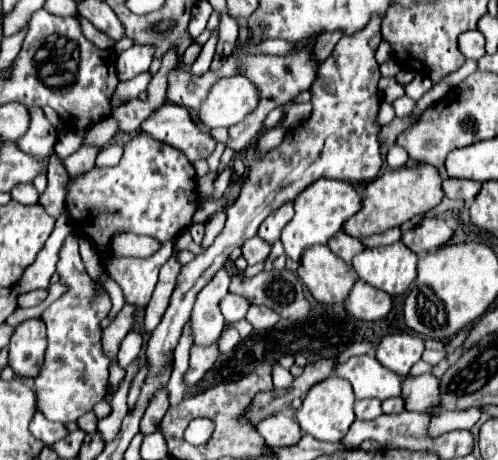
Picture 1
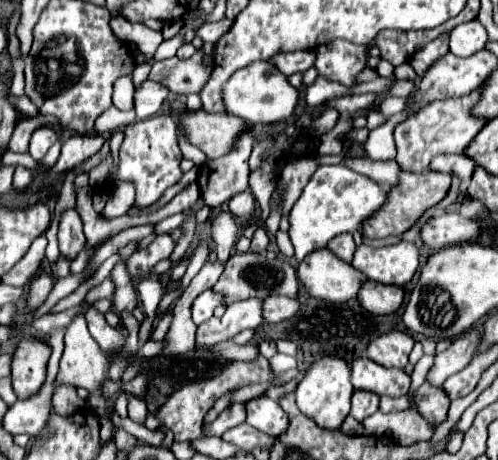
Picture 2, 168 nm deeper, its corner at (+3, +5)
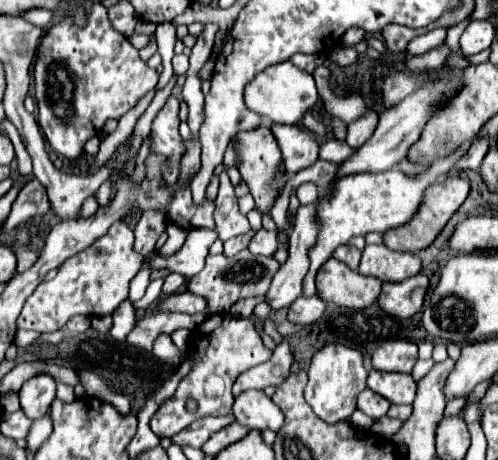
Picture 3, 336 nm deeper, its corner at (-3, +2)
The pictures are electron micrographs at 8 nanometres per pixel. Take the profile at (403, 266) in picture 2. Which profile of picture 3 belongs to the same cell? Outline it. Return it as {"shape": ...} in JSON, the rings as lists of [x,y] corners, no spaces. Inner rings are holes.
{"shape":[[[380,244],[380,246],[364,248],[358,272],[366,276],[374,276],[382,282],[402,282],[410,276],[420,274],[420,268],[422,268],[422,262],[416,254],[394,252],[384,244]]]}

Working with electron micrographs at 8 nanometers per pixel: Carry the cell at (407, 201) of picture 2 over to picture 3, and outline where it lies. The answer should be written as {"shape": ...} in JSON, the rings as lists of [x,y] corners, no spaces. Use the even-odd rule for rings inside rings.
{"shape":[[[450,176],[440,184],[428,186],[428,190],[424,192],[424,202],[420,202],[420,210],[416,212],[416,218],[412,218],[412,222],[406,222],[404,226],[396,226],[396,230],[388,230],[388,234],[384,234],[384,244],[392,250],[408,250],[408,252],[418,252],[430,246],[434,238],[440,234],[440,230],[444,228],[444,224],[466,200],[468,192],[470,192],[470,182],[468,178],[460,178],[460,176]]]}

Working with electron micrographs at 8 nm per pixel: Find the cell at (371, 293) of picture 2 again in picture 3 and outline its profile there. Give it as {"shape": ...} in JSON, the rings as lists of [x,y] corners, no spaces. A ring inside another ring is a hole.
{"shape":[[[416,274],[404,282],[384,282],[378,306],[392,316],[412,318],[422,308],[426,288],[428,278],[424,274]]]}

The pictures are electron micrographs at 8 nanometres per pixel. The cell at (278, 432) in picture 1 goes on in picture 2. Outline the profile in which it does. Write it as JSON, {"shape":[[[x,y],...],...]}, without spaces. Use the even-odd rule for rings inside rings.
{"shape":[[[248,399],[246,403],[246,423],[268,433],[270,437],[278,437],[288,427],[288,415],[282,411],[282,407],[268,399]]]}

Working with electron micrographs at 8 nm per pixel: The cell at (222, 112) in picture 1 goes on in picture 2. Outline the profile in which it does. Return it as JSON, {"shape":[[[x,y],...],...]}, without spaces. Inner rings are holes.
{"shape":[[[258,61],[244,69],[238,69],[224,87],[224,103],[226,111],[238,115],[254,125],[270,125],[278,121],[286,121],[294,115],[298,105],[298,89],[290,85],[288,77],[278,71],[270,61]]]}

